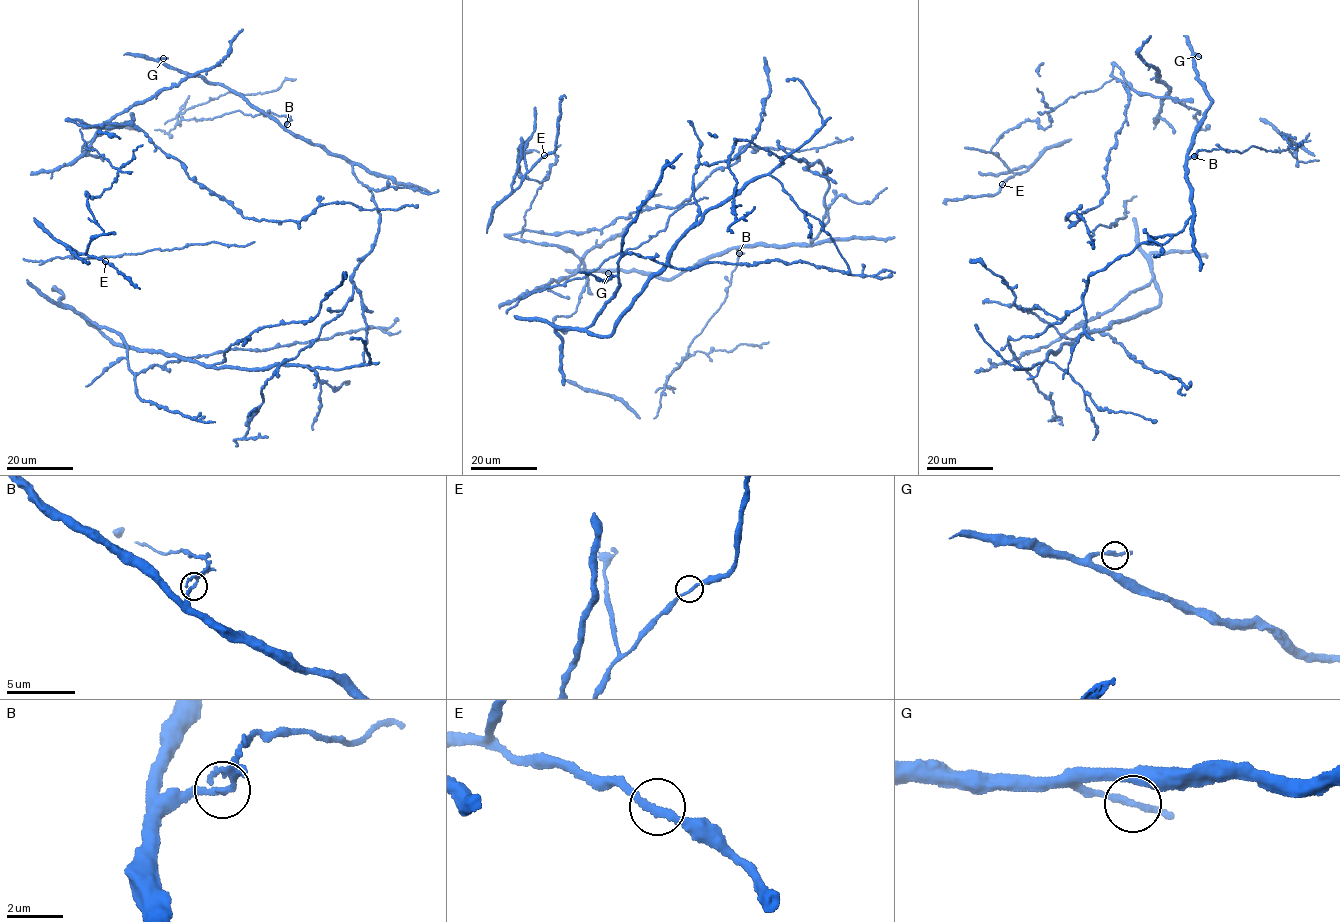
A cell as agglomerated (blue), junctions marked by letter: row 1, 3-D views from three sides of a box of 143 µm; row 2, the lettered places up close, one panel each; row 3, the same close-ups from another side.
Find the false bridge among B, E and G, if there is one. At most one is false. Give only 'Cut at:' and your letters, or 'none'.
Cut at: B

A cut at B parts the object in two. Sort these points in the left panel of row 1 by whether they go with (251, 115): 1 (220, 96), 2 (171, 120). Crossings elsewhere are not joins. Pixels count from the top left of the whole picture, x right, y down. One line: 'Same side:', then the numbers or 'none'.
Same side: 1, 2

